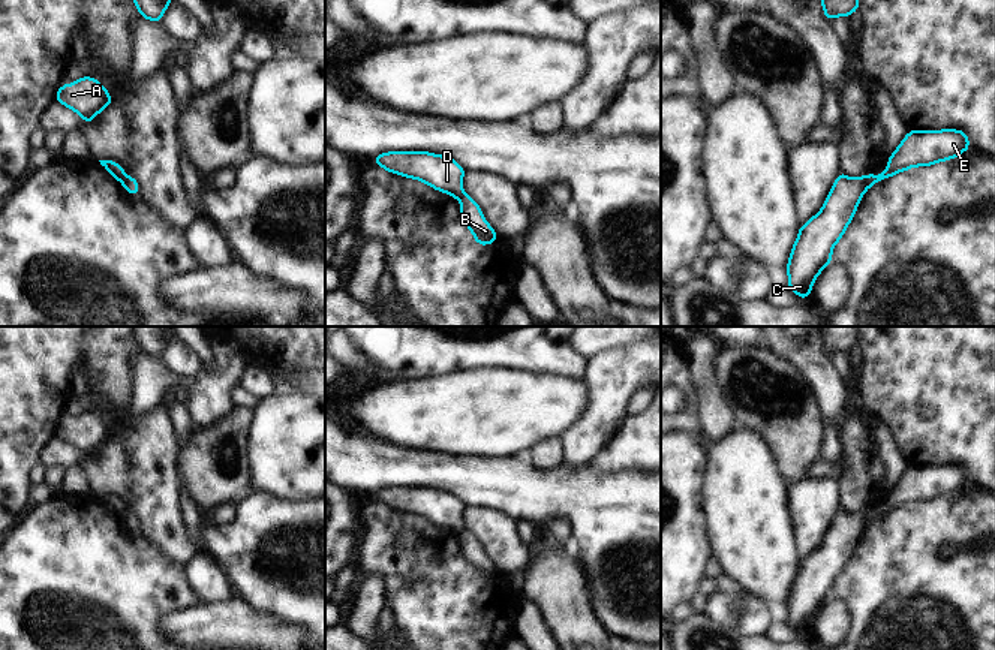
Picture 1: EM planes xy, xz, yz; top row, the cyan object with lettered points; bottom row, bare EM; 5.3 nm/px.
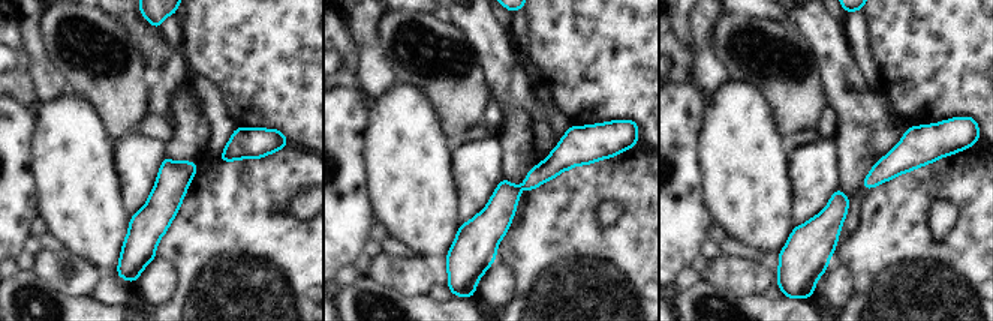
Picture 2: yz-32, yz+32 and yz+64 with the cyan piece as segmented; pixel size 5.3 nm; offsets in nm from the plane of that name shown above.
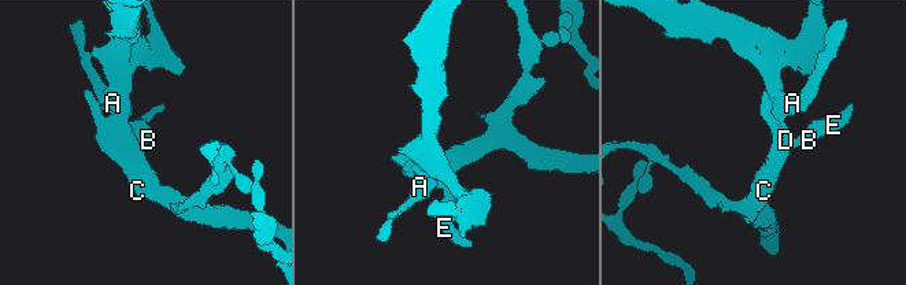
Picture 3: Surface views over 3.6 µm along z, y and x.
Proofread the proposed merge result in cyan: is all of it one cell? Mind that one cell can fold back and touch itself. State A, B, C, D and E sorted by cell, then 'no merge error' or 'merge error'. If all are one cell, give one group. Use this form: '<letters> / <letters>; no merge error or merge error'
A C D / B E; merge error

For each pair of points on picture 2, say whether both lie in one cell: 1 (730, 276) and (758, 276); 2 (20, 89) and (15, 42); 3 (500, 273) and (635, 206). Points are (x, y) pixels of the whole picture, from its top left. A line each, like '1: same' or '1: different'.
1: same
2: same
3: different

